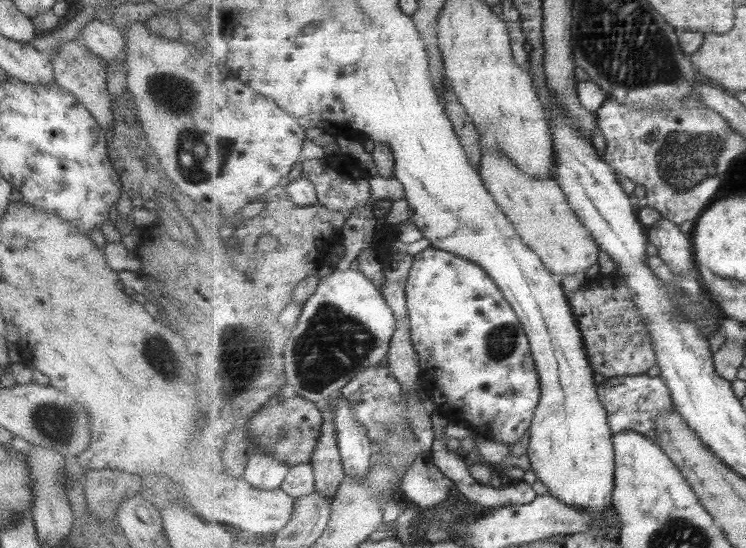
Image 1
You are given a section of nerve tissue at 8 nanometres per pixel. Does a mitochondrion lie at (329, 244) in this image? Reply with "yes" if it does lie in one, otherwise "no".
no

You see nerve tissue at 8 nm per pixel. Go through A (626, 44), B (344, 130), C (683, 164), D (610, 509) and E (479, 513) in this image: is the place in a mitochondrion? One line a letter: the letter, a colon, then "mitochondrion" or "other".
A: mitochondrion
B: other
C: mitochondrion
D: other
E: other

